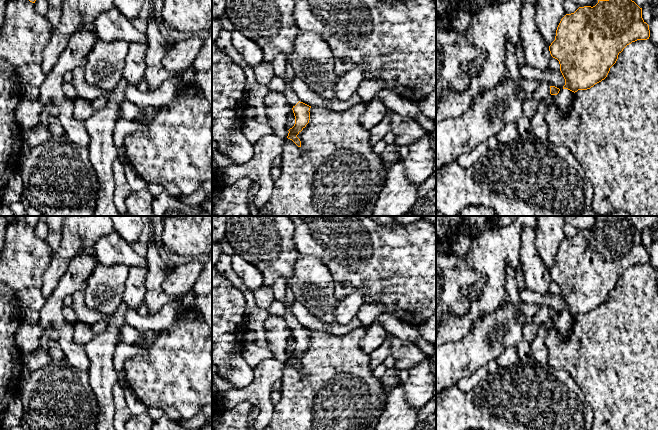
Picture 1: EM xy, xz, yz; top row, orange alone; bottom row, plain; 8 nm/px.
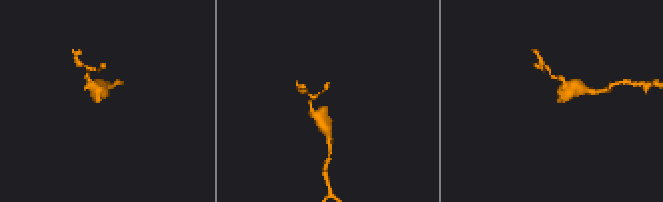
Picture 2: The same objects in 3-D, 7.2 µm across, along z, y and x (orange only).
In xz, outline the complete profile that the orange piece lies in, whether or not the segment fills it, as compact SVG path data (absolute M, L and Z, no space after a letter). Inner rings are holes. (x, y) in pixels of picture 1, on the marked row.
M288 62L286 64L286 78L284 79L286 83L286 88L283 91L288 102L293 106L292 110L295 116L295 124L288 131L287 138L292 140L298 147L301 147L301 141L297 135L306 127L310 120L310 108L311 106L300 102L296 93L292 90L290 82L295 80L295 72Z

